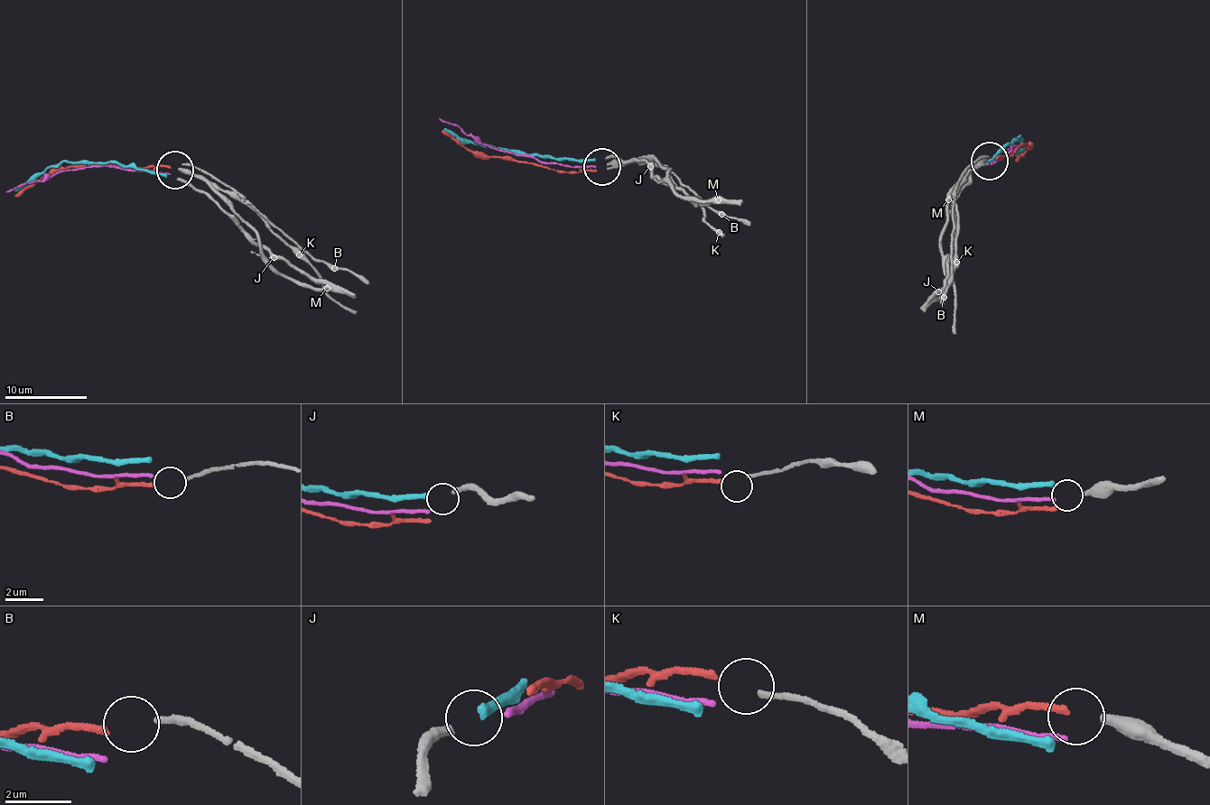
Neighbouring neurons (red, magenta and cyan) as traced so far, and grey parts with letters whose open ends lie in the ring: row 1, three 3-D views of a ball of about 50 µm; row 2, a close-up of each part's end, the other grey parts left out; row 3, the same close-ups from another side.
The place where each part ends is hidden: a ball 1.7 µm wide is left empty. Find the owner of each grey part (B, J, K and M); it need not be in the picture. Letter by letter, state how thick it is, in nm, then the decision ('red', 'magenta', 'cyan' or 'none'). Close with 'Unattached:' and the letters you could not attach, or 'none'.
B: 190 nm thick; none
J: 260 nm thick; cyan
K: 160 nm thick; red
M: 340 nm thick; none
Unattached: B, M

